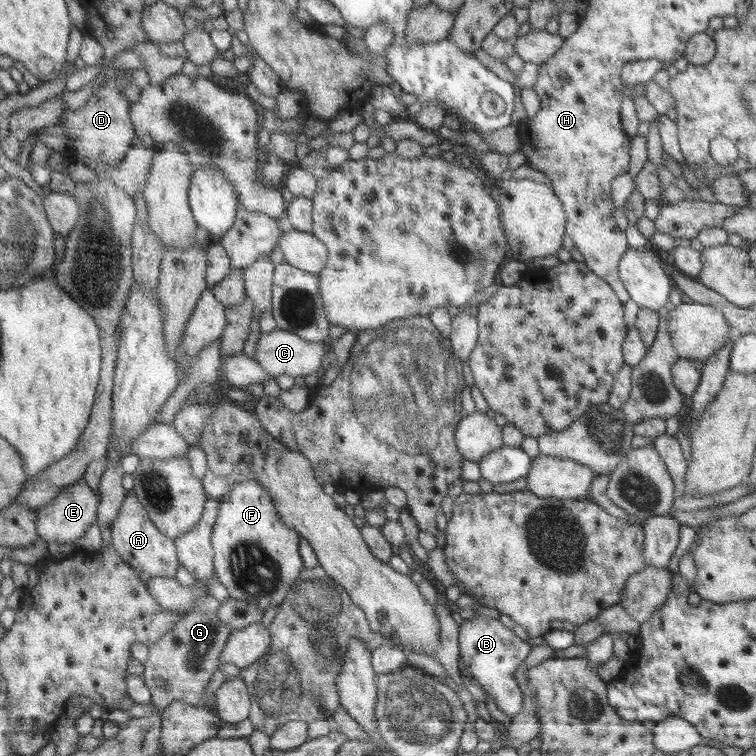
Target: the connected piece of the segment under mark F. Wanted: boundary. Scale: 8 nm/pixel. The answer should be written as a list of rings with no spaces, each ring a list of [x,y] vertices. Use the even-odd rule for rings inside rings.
[[[256,480],[233,483],[231,491],[222,496],[215,523],[216,578],[227,588],[230,597],[246,601],[266,610],[271,604],[280,606],[302,570],[299,541],[302,537],[288,530],[280,519],[271,492]]]

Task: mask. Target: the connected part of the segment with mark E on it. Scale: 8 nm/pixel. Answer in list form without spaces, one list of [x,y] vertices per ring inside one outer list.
[[[81,479],[77,484],[64,488],[64,492],[54,502],[46,504],[36,511],[36,531],[38,531],[39,538],[47,544],[50,542],[74,543],[77,538],[84,536],[84,532],[92,524],[96,523],[98,503],[98,496],[94,494],[94,490],[88,486],[84,479]]]

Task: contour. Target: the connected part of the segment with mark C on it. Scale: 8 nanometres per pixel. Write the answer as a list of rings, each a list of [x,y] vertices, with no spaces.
[[[276,328],[272,332],[260,334],[254,359],[273,378],[281,374],[292,378],[305,377],[320,370],[326,350],[326,341],[307,341],[296,333]]]

